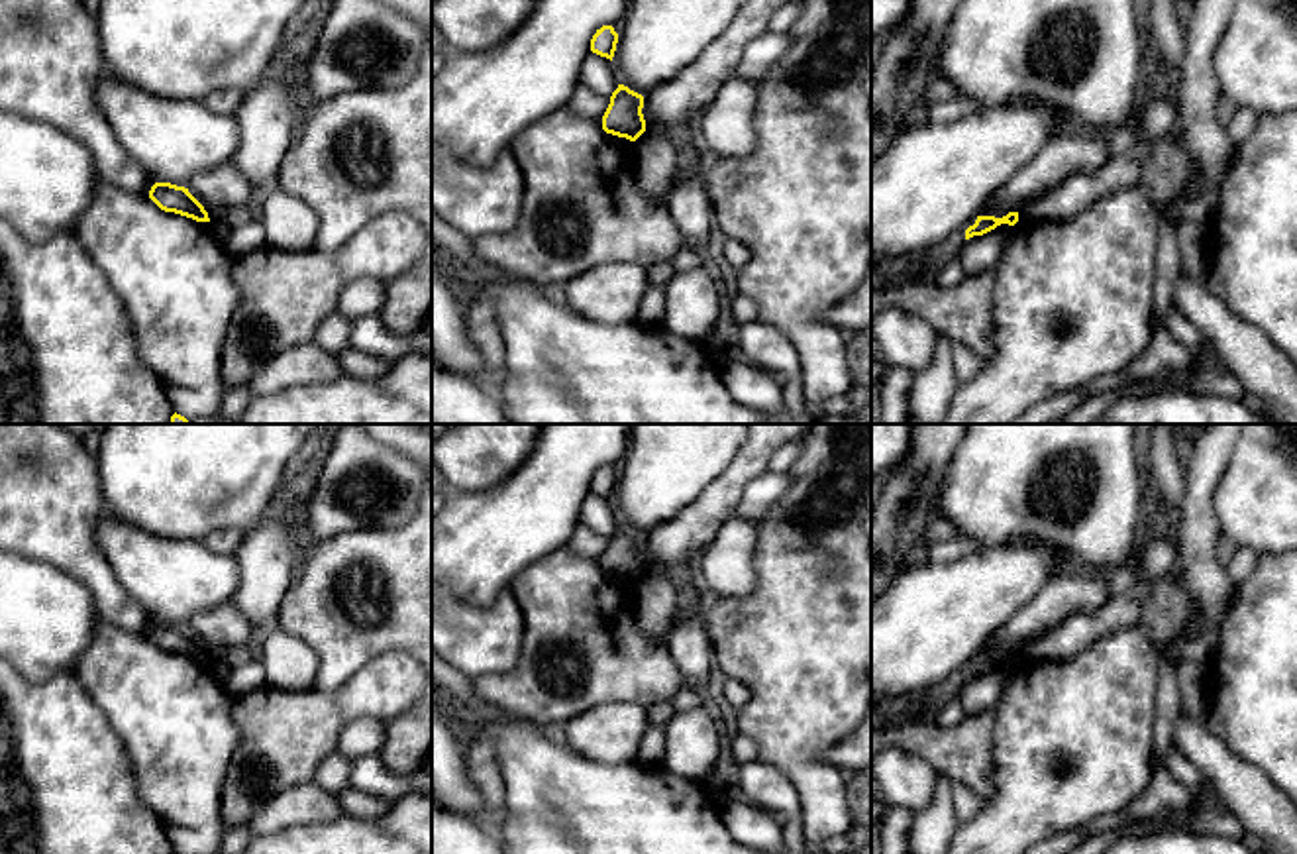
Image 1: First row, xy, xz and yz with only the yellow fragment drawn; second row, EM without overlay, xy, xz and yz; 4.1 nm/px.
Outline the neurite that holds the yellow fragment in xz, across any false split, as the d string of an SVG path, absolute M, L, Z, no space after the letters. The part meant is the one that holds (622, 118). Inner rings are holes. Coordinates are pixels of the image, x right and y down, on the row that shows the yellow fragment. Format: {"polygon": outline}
{"polygon": "M618 84L602 116L602 130L606 133L636 141L646 132L642 108L644 96L624 84Z"}

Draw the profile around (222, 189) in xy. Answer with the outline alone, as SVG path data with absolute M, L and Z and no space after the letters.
M235 163L202 171L188 181L186 188L206 212L222 214L233 208L245 208L253 192L253 187L239 173Z

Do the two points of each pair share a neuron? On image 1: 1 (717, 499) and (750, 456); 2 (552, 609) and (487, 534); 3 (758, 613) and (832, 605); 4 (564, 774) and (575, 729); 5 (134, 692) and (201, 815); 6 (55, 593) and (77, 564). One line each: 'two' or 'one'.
1: one
2: two
3: one
4: two
5: one
6: two

